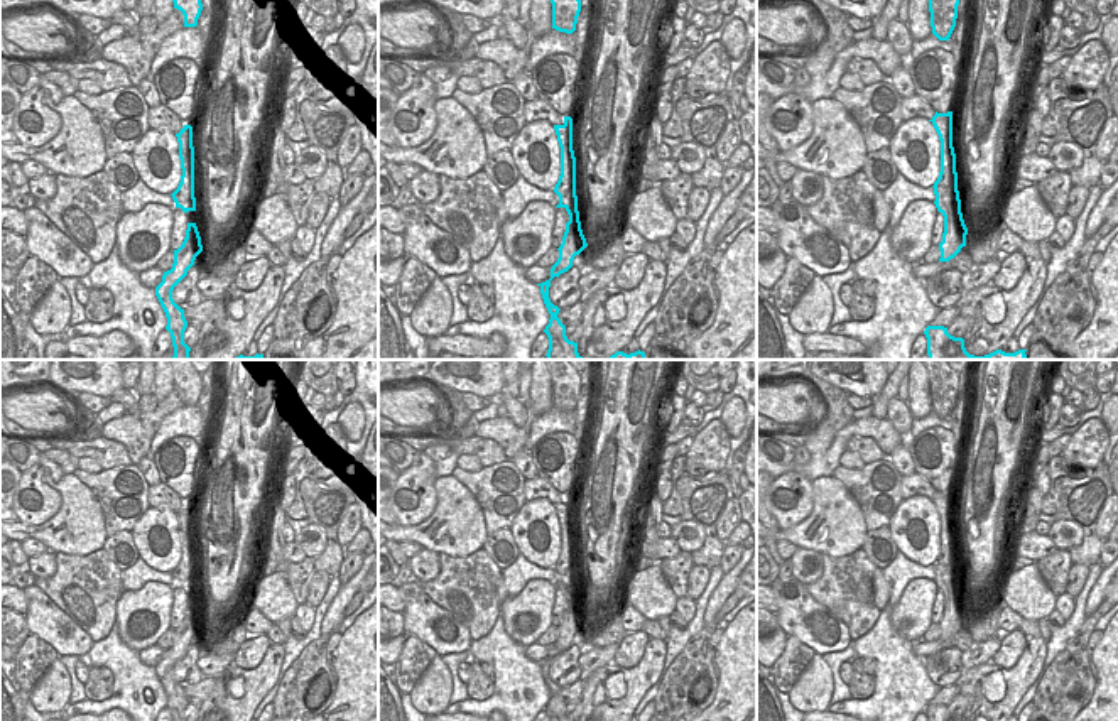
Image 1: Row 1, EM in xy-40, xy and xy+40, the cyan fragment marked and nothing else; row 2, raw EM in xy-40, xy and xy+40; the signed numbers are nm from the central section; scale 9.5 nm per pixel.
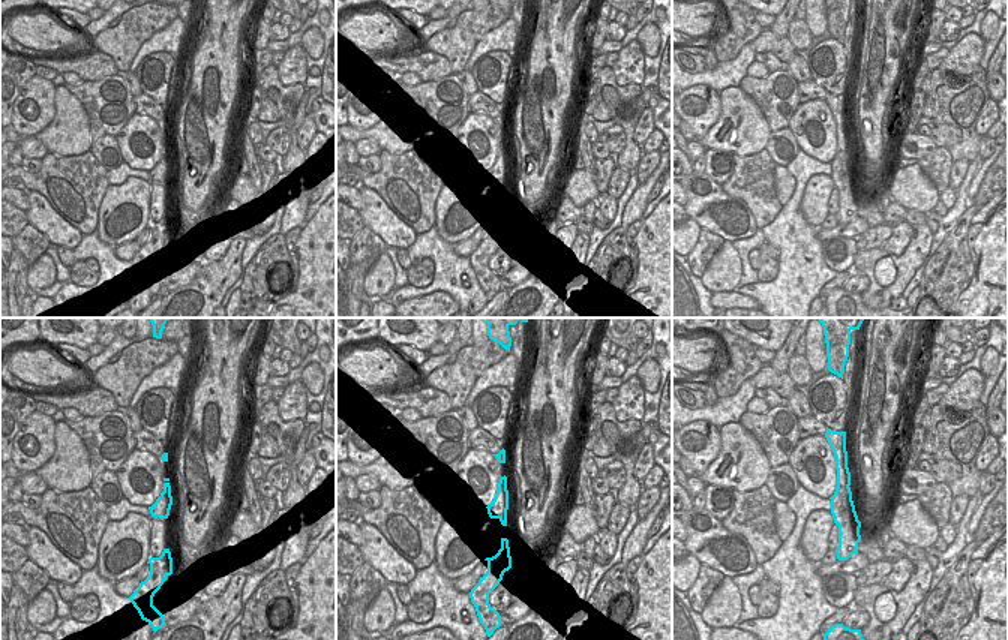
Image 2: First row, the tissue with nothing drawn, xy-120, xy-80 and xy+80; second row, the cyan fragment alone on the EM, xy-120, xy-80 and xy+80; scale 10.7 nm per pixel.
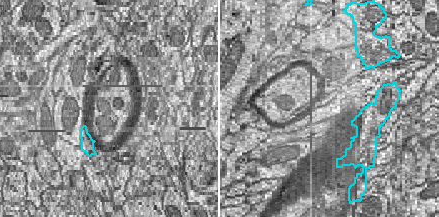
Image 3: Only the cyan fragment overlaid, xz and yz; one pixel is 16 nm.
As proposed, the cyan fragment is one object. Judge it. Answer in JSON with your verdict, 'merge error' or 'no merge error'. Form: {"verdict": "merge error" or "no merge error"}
{"verdict": "merge error"}

